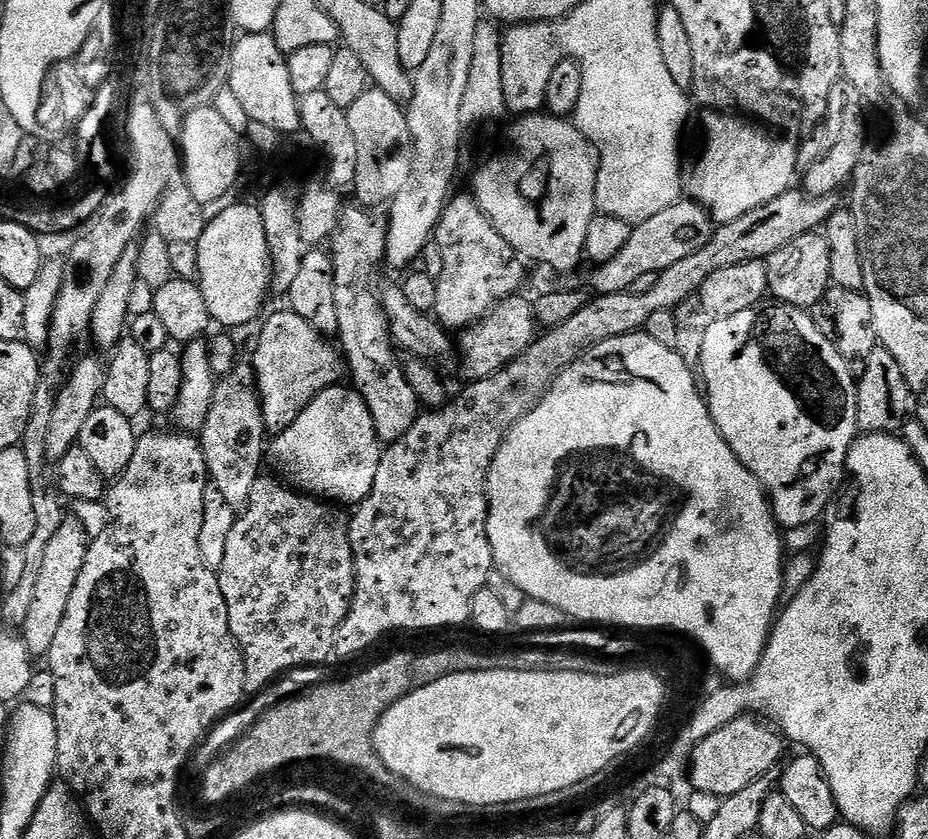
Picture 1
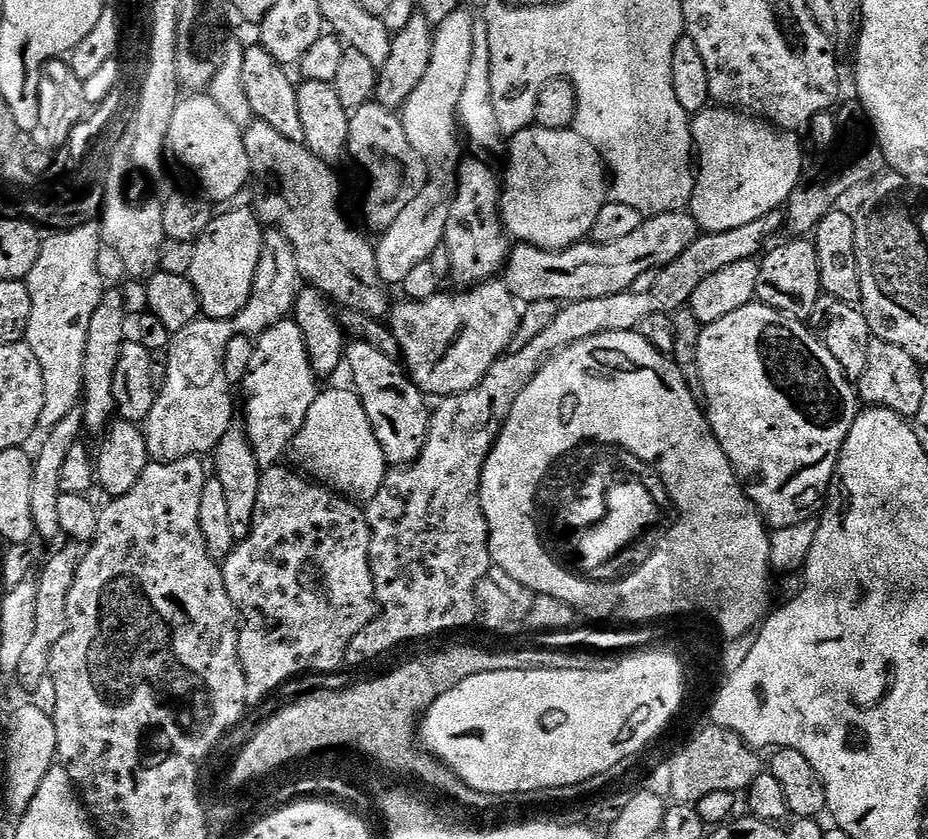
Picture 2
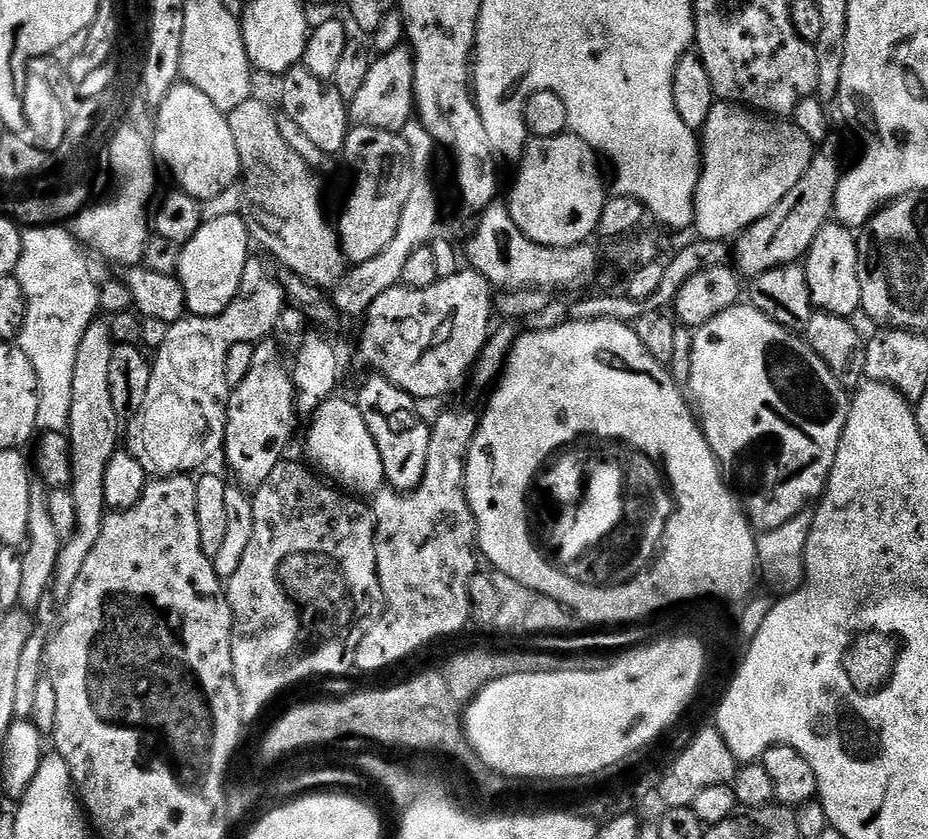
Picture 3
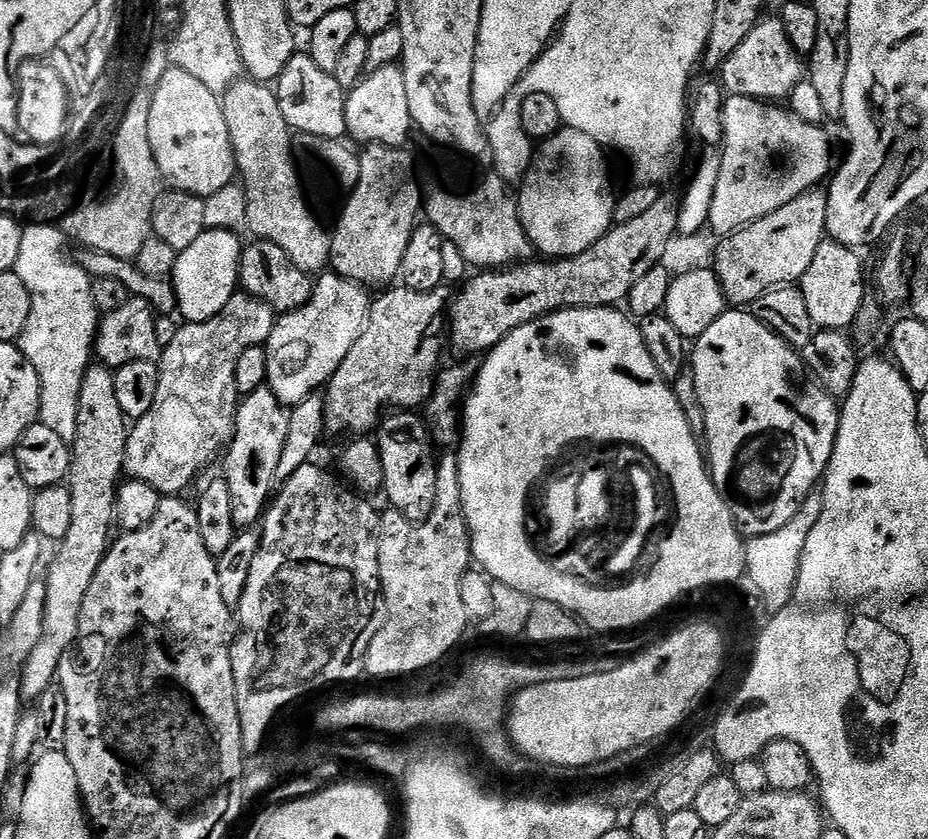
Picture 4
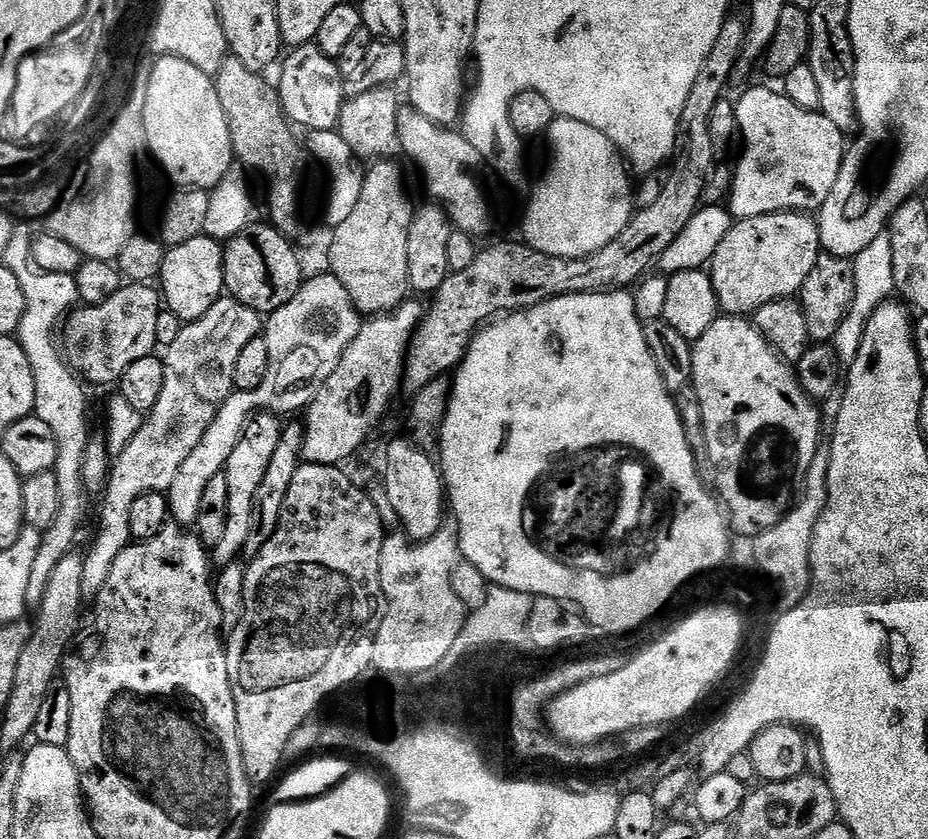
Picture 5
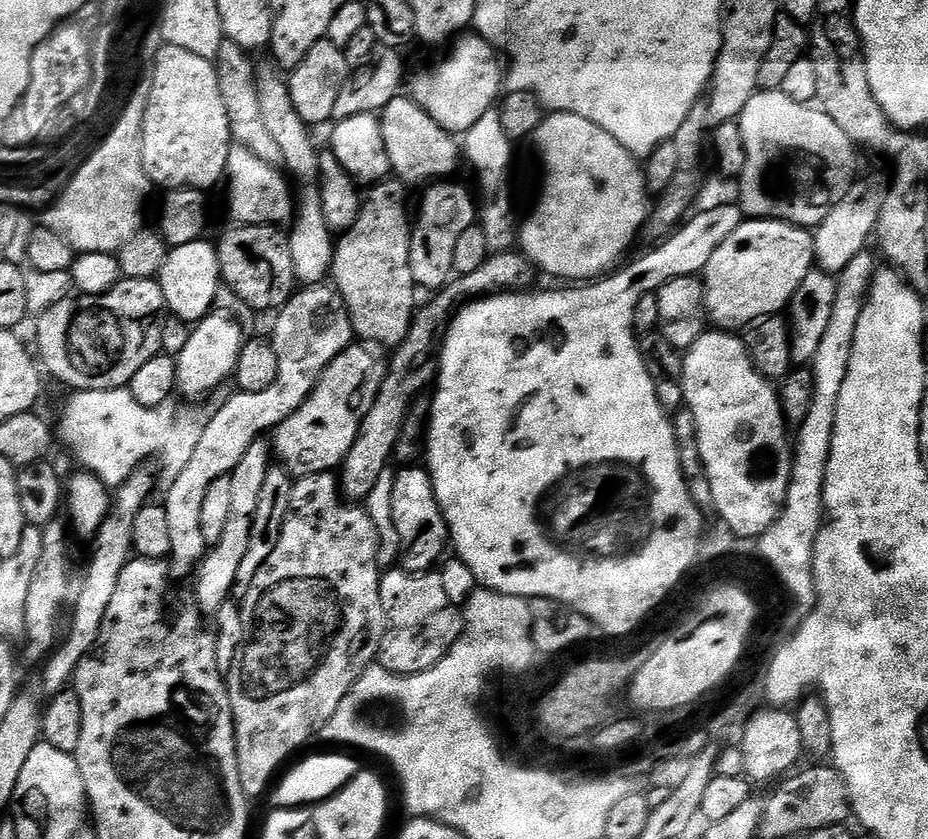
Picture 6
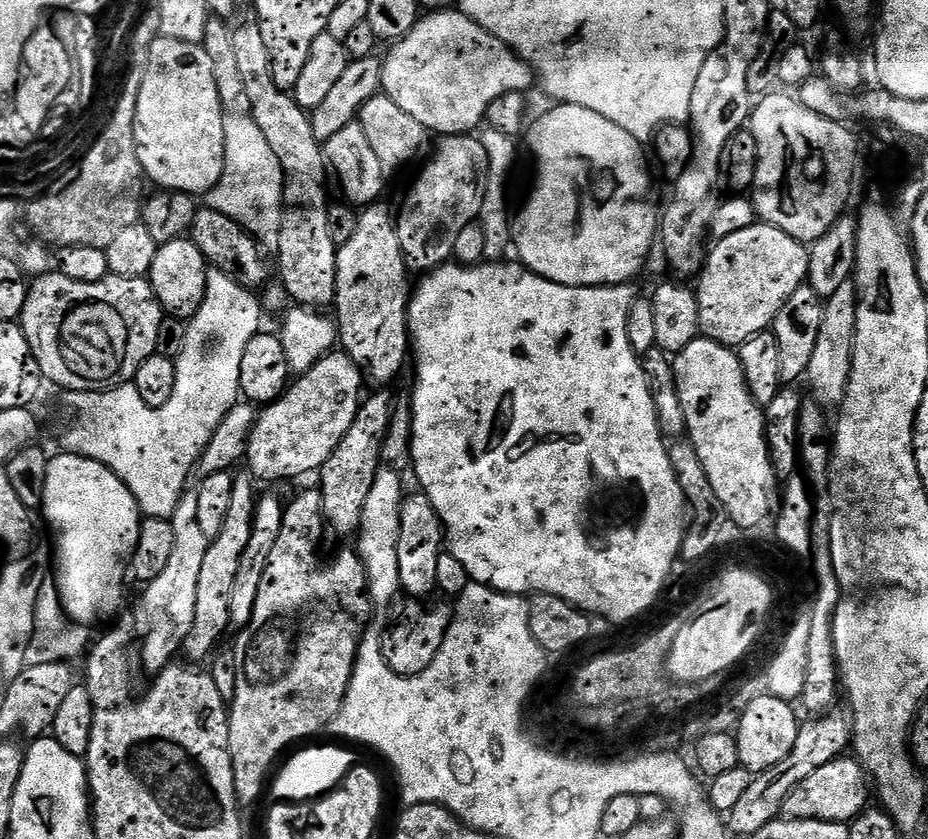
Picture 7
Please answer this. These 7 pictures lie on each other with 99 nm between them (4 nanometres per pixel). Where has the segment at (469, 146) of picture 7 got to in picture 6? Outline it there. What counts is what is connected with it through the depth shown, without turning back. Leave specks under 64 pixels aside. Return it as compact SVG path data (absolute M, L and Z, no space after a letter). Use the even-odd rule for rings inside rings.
M432 182L428 193L420 200L420 213L415 213L410 228L408 253L410 254L410 274L421 289L439 290L449 283L453 275L454 248L458 237L475 225L478 220L478 200L464 184L452 182Z

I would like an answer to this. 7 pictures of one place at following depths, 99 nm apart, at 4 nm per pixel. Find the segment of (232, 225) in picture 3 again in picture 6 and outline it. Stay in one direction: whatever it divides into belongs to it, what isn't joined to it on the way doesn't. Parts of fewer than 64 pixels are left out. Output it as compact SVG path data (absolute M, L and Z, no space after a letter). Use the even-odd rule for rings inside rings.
M201 238L194 242L186 242L186 246L171 249L158 277L165 309L180 320L185 320L189 326L195 325L213 311L222 291L222 263L217 251L206 241L207 239Z

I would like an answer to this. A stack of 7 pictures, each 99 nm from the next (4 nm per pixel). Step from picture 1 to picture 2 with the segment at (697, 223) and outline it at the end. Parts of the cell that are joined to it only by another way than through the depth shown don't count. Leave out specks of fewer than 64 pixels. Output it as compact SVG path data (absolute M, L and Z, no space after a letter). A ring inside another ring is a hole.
M677 210L657 212L641 219L638 230L618 242L581 242L559 250L517 243L508 253L502 279L512 297L524 304L543 300L573 304L582 298L606 298L606 294L631 290L641 274L656 272L674 262L674 258L687 250L697 235L696 219L687 211Z

